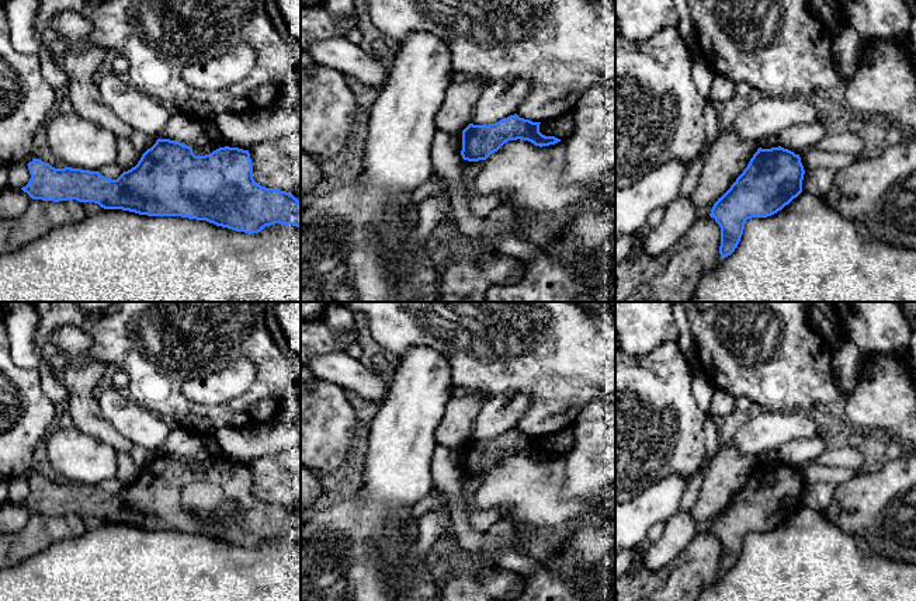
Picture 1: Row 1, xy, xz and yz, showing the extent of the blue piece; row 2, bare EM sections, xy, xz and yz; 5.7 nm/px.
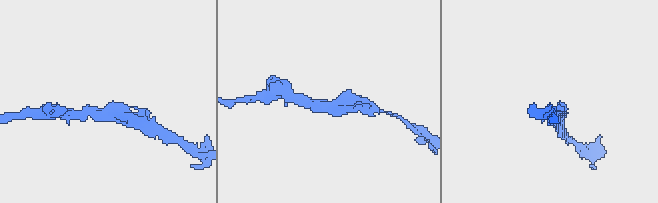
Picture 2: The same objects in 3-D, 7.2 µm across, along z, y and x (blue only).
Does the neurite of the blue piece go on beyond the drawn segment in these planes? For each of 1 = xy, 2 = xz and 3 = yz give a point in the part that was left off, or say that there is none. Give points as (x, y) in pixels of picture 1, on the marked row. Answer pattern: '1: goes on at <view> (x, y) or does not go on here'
1: does not go on here
2: does not go on here
3: does not go on here

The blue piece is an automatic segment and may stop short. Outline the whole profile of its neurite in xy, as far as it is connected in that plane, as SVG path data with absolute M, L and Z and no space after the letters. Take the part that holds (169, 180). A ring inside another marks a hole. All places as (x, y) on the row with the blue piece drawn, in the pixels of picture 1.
M157 139L138 164L117 180L98 171L55 169L34 159L28 164L31 178L21 190L32 199L94 202L104 209L122 209L148 216L181 216L207 220L236 232L259 233L275 223L301 229L301 202L289 192L266 188L253 178L249 150L219 147L209 154L195 156L191 146L170 139Z

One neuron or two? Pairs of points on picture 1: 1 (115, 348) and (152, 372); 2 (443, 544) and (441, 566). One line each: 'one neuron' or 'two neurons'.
1: one neuron
2: one neuron

